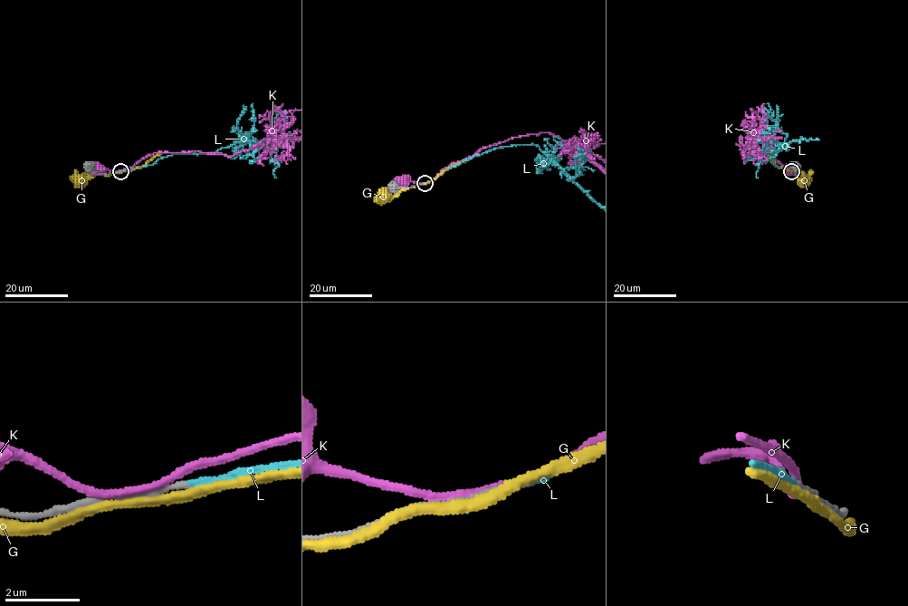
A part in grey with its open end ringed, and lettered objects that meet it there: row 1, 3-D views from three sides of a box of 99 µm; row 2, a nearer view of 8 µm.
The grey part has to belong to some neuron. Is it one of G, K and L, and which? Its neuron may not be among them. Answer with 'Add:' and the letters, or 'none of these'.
Add: L

